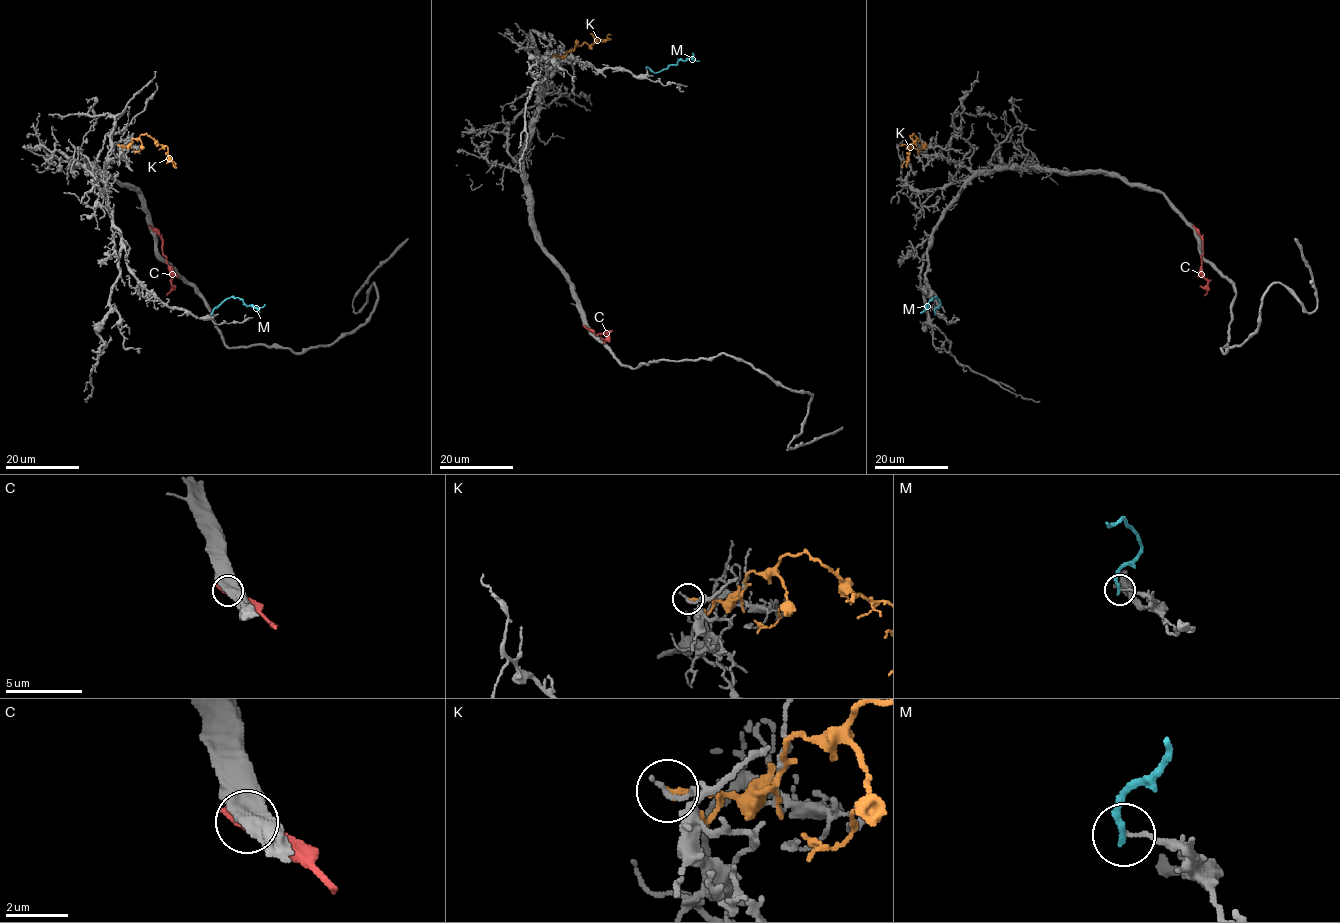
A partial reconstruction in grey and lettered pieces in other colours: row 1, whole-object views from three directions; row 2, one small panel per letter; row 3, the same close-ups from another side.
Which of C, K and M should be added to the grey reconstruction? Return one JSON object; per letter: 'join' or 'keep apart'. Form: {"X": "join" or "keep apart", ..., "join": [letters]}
{"C": "keep apart", "K": "keep apart", "M": "keep apart", "join": []}

